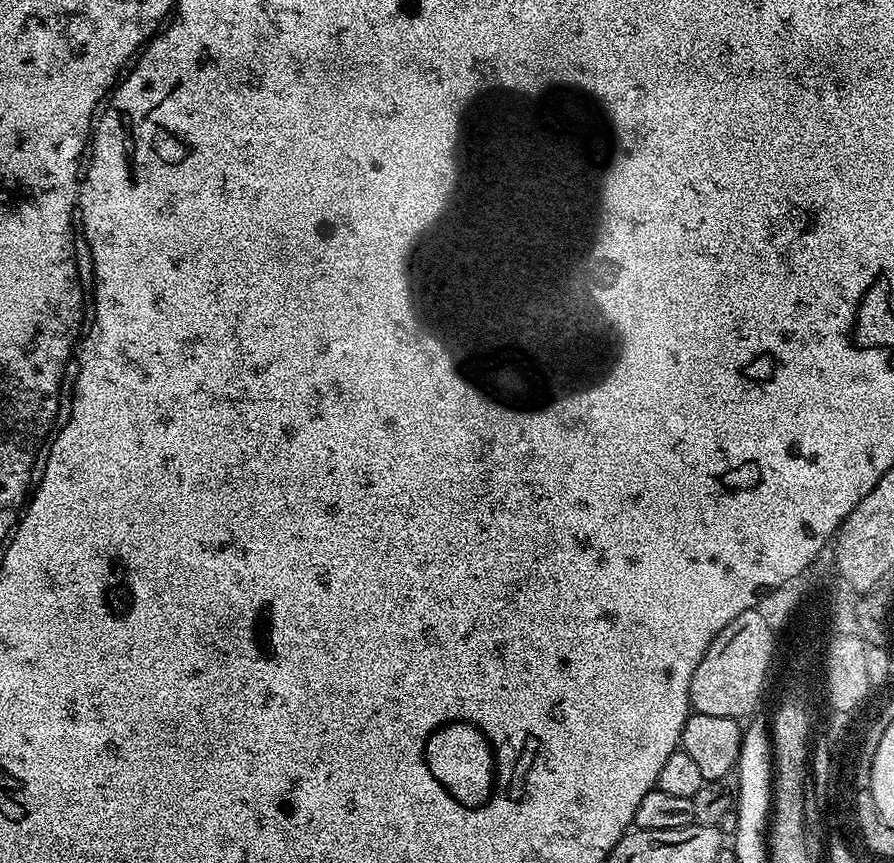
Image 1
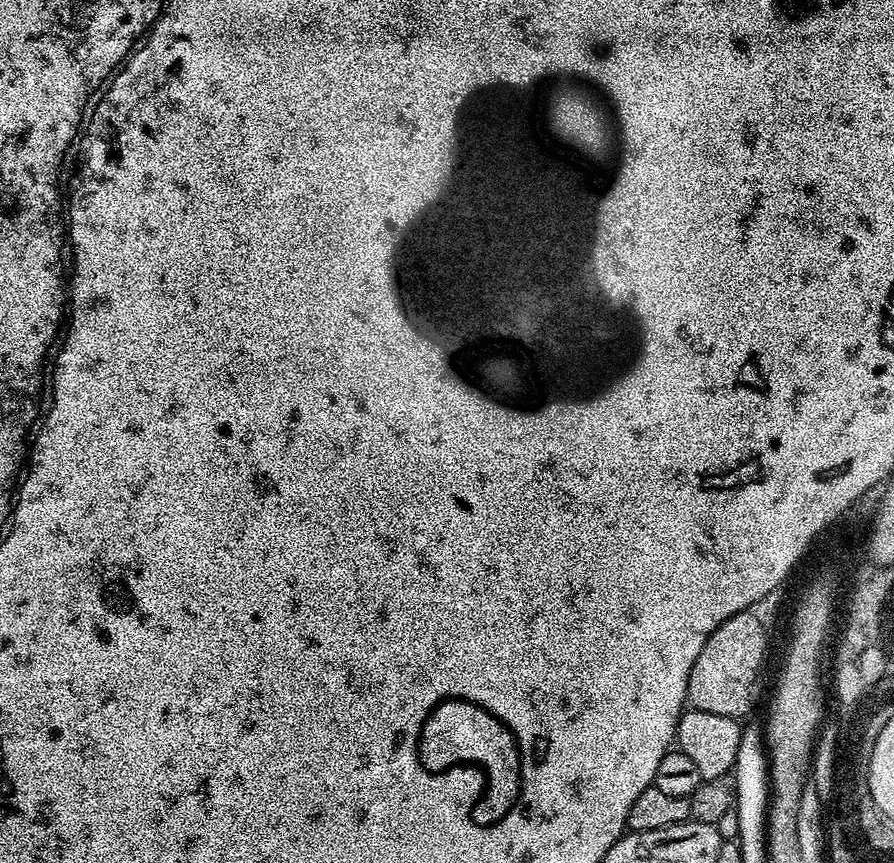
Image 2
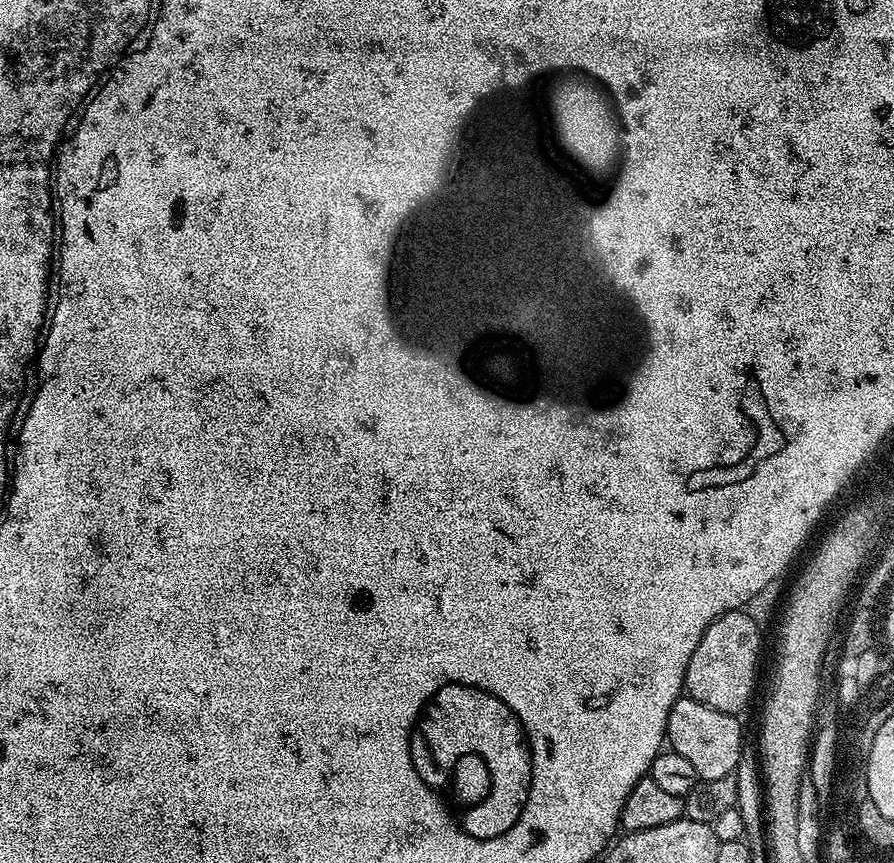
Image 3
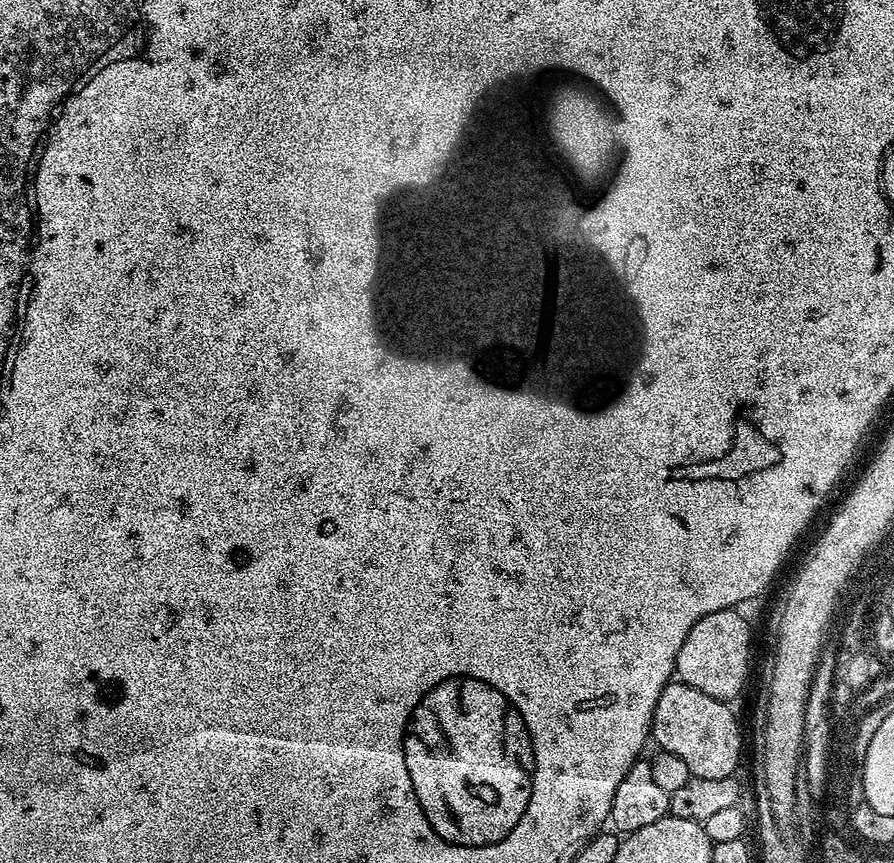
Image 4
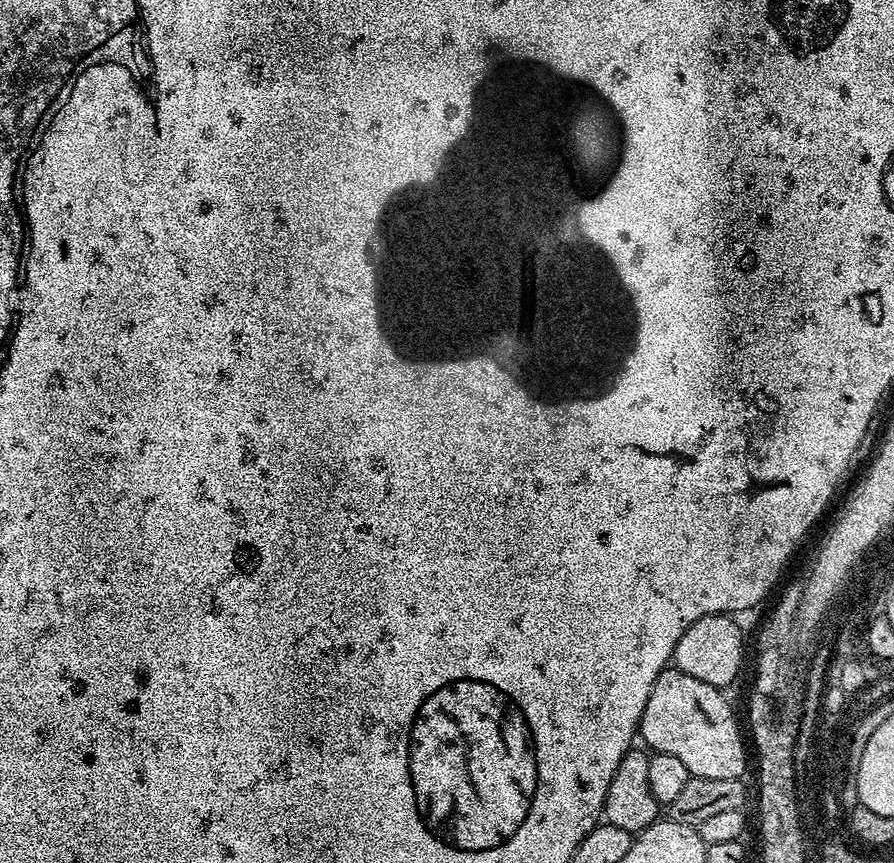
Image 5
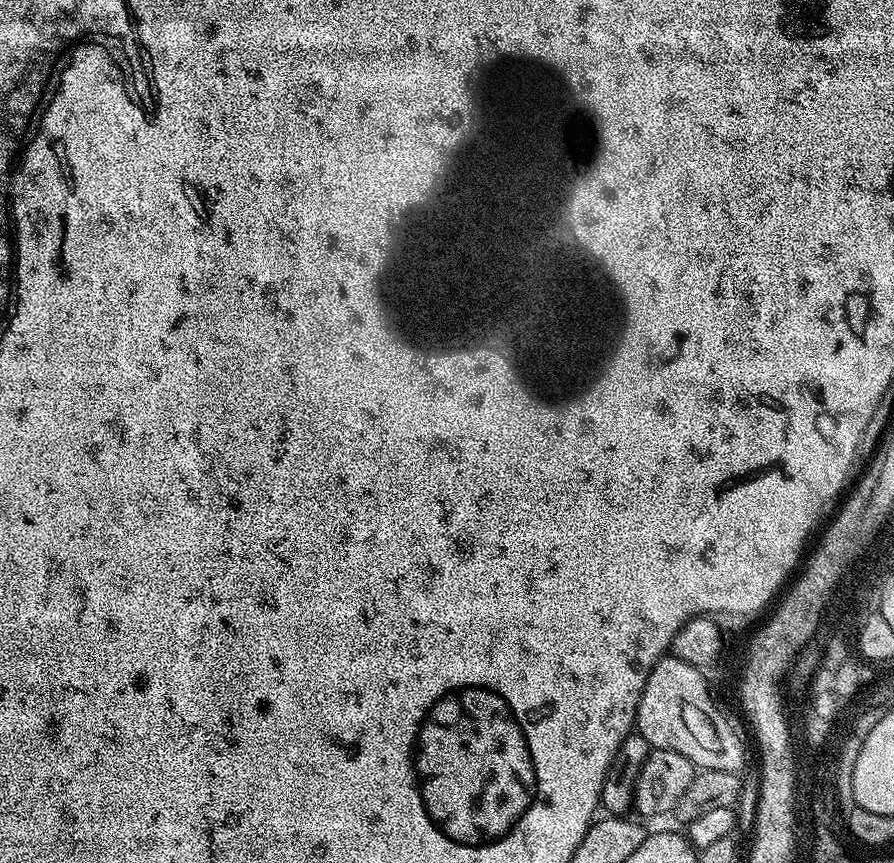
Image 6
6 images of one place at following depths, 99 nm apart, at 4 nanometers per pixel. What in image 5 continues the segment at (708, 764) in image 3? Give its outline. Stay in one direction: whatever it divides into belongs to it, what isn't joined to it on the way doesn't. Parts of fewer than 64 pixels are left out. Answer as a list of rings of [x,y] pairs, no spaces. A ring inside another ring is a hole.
[[[669,666],[658,674],[650,698],[646,698],[646,710],[642,710],[639,739],[653,753],[661,752],[678,758],[686,765],[689,776],[706,774],[706,746],[696,746],[696,684],[698,678],[683,673],[675,666]]]

